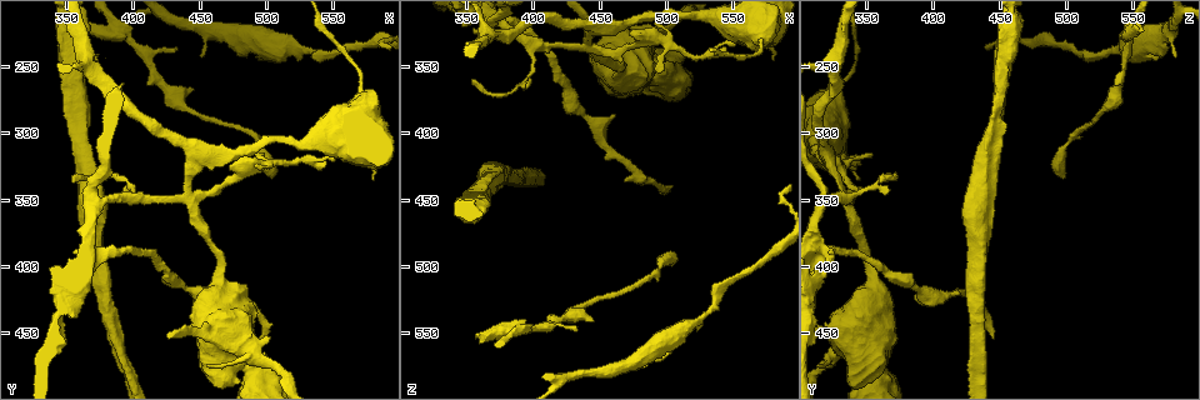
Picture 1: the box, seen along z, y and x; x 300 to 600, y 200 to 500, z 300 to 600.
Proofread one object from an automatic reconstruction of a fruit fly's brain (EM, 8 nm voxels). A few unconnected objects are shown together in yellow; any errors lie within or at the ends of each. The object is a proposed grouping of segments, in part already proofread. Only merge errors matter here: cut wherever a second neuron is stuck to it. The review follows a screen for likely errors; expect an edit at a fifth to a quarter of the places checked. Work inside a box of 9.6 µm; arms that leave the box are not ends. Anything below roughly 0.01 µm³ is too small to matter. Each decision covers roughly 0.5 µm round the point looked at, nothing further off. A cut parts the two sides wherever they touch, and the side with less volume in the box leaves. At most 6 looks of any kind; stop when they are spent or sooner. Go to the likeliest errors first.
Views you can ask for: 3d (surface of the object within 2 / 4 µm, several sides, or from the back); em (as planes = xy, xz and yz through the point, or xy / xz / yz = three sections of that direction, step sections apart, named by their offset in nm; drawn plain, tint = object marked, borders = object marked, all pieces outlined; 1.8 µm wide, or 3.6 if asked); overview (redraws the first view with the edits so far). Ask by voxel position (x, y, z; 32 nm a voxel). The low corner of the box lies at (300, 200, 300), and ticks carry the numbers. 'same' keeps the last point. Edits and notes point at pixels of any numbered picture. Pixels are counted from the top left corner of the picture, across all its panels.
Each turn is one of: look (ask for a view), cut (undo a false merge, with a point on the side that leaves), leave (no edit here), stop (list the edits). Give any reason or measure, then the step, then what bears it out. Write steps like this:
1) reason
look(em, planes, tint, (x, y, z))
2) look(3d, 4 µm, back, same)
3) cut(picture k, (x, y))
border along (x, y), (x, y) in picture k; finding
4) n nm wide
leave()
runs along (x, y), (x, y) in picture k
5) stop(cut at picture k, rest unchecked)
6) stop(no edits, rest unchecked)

narrows sharply
look(3d, 2 µm, back, (440, 348, 336))

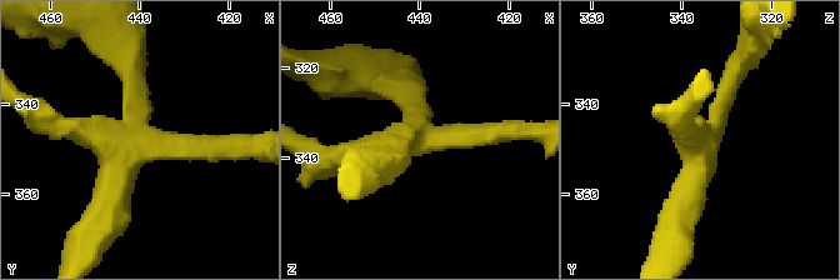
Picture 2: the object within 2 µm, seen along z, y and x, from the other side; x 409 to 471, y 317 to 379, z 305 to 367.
4 arms
look(em, xy, step 16, tint, (442, 349, 336))

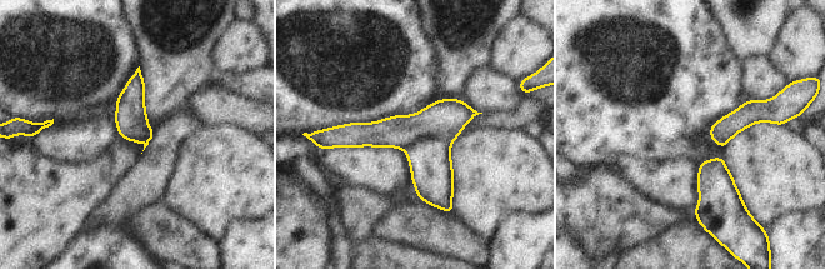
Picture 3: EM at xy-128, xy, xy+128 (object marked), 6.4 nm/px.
20 nm wide
cut(picture 3, (444, 119))
two neurons meet here

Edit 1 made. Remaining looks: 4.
three arms meet
look(em, planes, tint, (388, 226, 546))

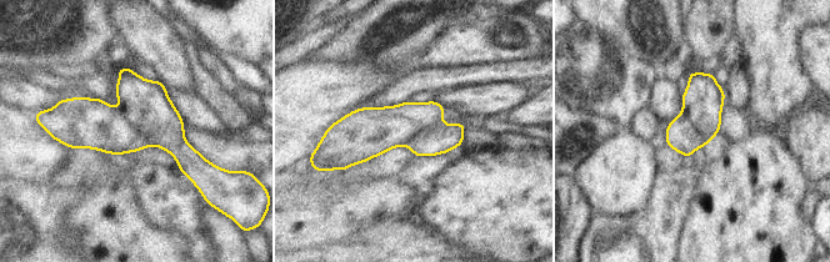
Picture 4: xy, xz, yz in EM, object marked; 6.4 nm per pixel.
cut(picture 4, (96, 125))
border along (120, 107), (124, 116), (150, 145) in picture 4; two neurons meet here

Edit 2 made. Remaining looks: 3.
stop(cut at picture 3, cut at picture 4, rest unchecked)

